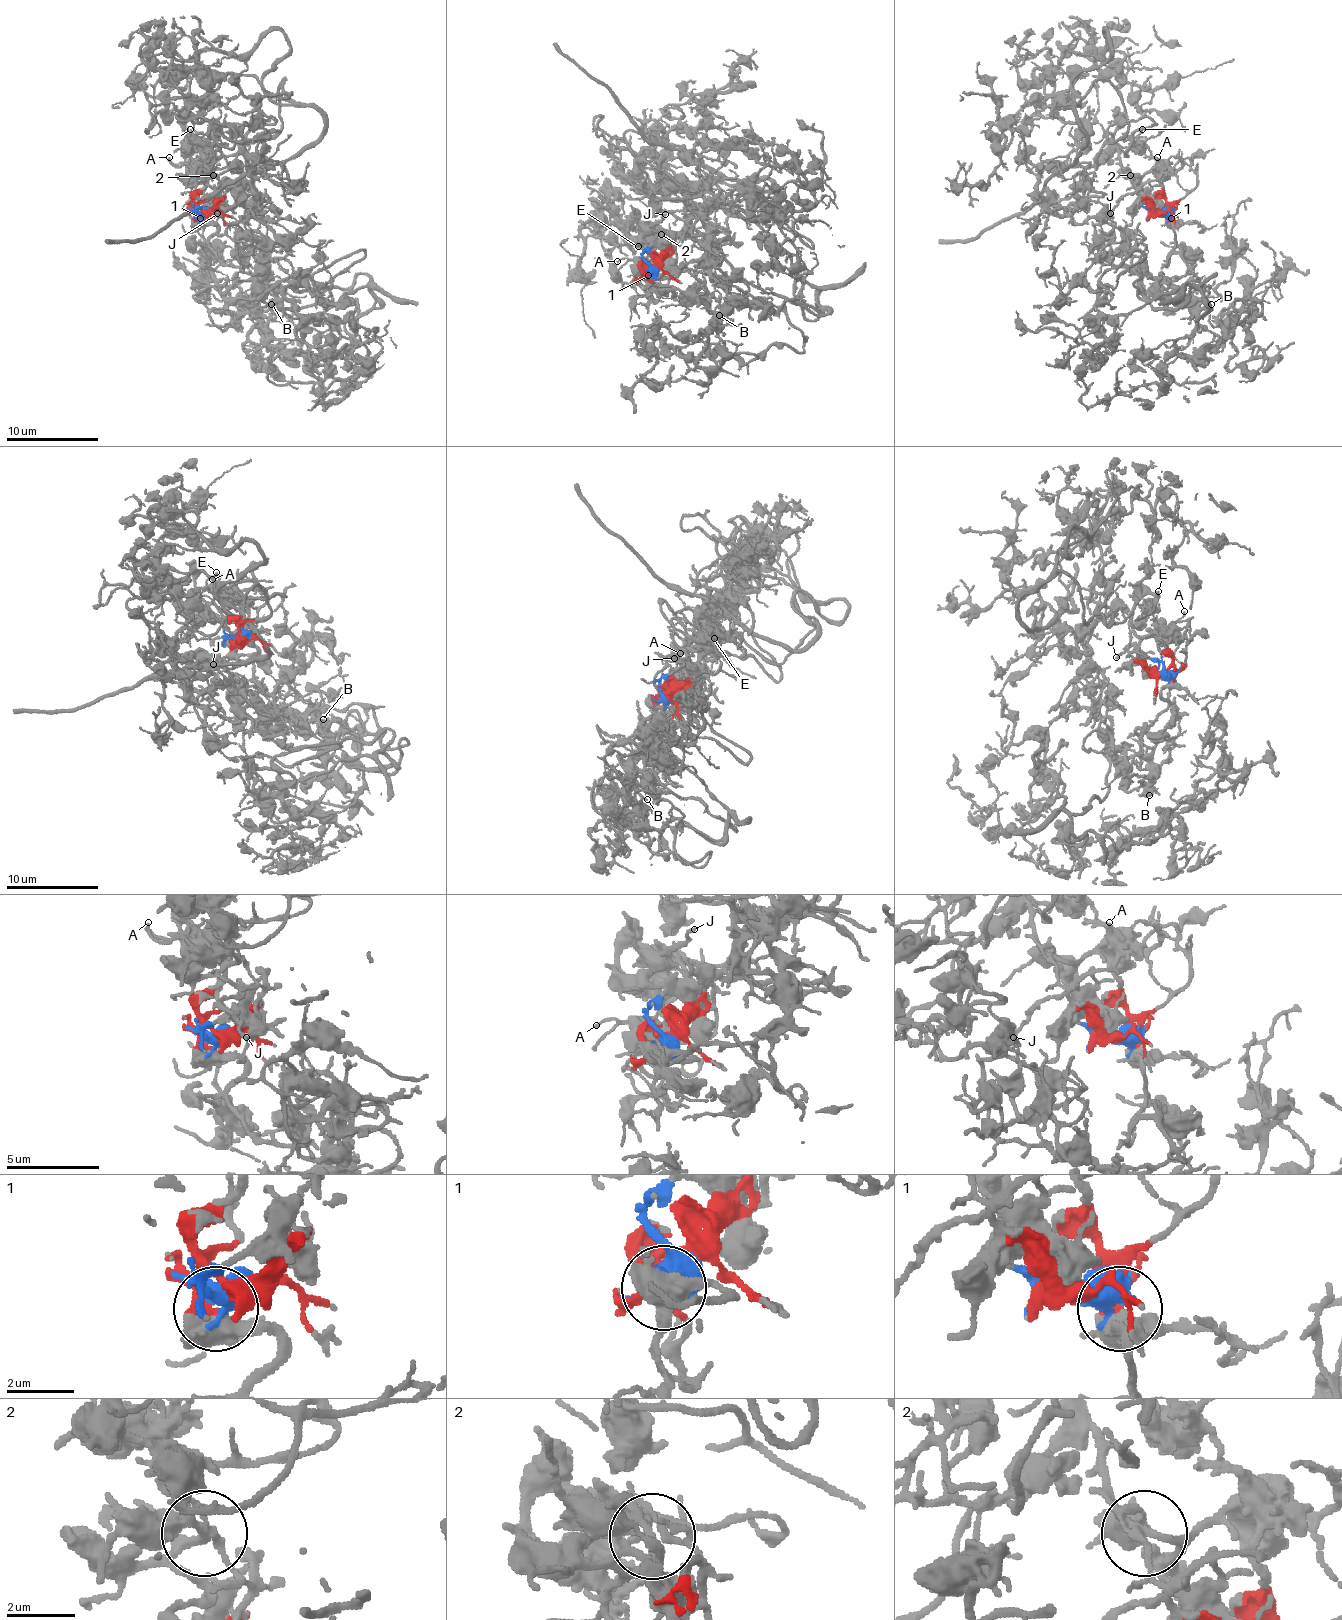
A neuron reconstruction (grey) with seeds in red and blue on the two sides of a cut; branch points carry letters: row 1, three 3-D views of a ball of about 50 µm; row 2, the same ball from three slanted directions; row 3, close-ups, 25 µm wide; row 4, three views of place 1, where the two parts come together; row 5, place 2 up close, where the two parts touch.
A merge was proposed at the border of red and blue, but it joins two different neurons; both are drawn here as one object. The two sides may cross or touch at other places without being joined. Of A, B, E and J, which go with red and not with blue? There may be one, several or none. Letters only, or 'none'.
B

